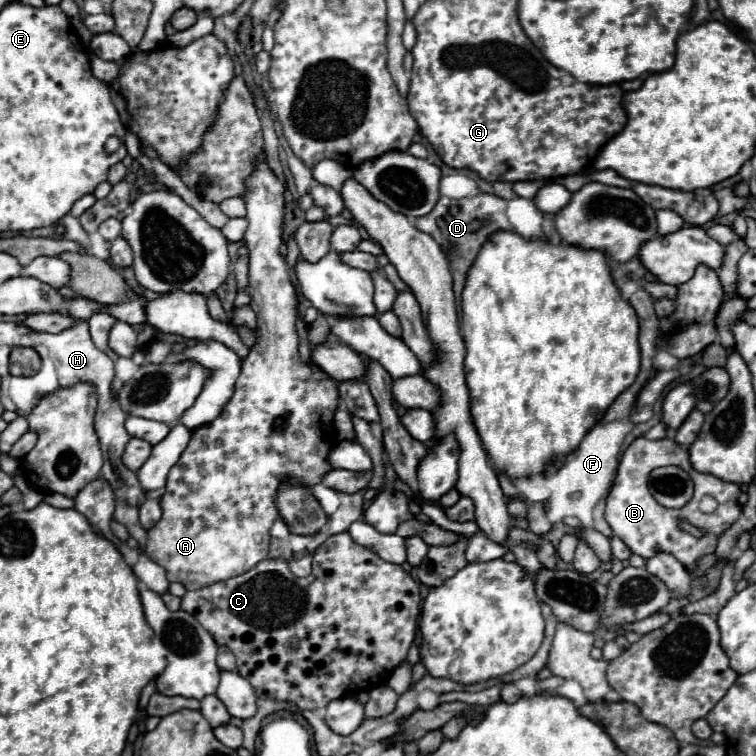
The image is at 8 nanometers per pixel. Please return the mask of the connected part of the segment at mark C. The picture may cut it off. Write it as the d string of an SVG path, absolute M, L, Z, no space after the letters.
M349 532L343 534L335 534L331 538L327 538L313 554L313 572L307 578L295 578L287 566L287 562L283 560L261 560L255 568L251 568L249 572L237 576L237 578L229 578L225 582L213 584L209 588L201 588L201 590L193 590L187 592L181 598L181 610L193 614L197 618L197 622L201 622L201 626L205 626L205 630L209 630L209 634L213 634L213 640L221 646L227 646L237 660L237 670L243 678L247 678L255 690L255 694L259 698L271 698L271 700L281 700L281 702L289 702L295 704L301 712L303 710L319 710L325 708L331 700L349 696L349 694L357 694L361 690L367 688L373 690L373 686L377 686L379 682L383 682L387 676L391 676L391 672L405 660L413 640L415 640L415 630L417 630L417 618L421 612L421 594L419 594L419 586L417 582L411 578L409 572L405 572L401 566L397 564L389 564L385 560L381 560L375 552L359 546L353 542L353 538L349 536Z

